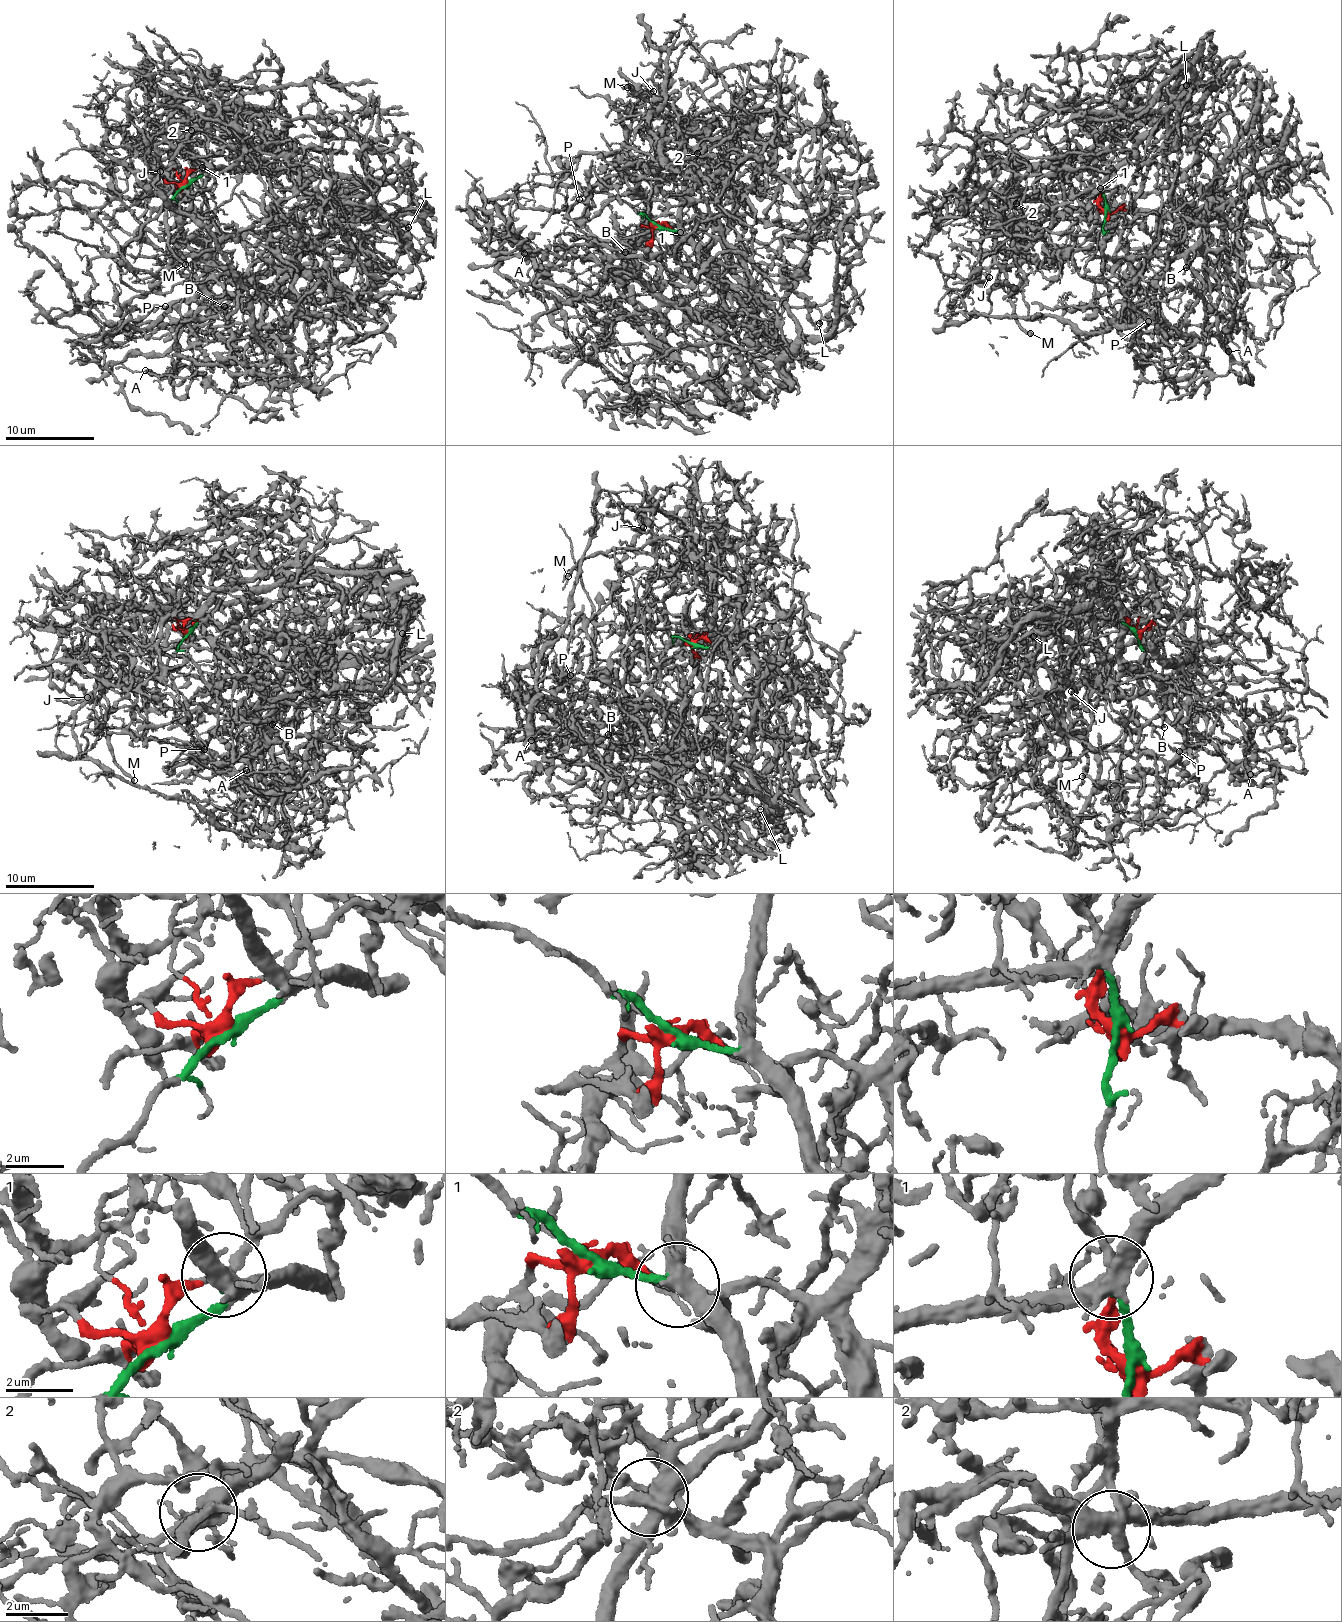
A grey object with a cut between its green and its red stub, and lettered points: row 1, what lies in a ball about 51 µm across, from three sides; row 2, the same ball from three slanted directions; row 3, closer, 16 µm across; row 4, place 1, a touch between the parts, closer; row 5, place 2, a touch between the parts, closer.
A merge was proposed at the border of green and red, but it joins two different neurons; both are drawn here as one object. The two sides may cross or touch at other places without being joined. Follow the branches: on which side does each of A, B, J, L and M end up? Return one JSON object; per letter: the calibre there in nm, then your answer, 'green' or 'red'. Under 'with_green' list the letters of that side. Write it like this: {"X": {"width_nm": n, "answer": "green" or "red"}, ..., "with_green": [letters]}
{"A": {"width_nm": 280, "answer": "red"}, "B": {"width_nm": 120, "answer": "red"}, "J": {"width_nm": 120, "answer": "red"}, "L": {"width_nm": 160, "answer": "red"}, "M": {"width_nm": 240, "answer": "green"}, "with_green": ["M"]}

